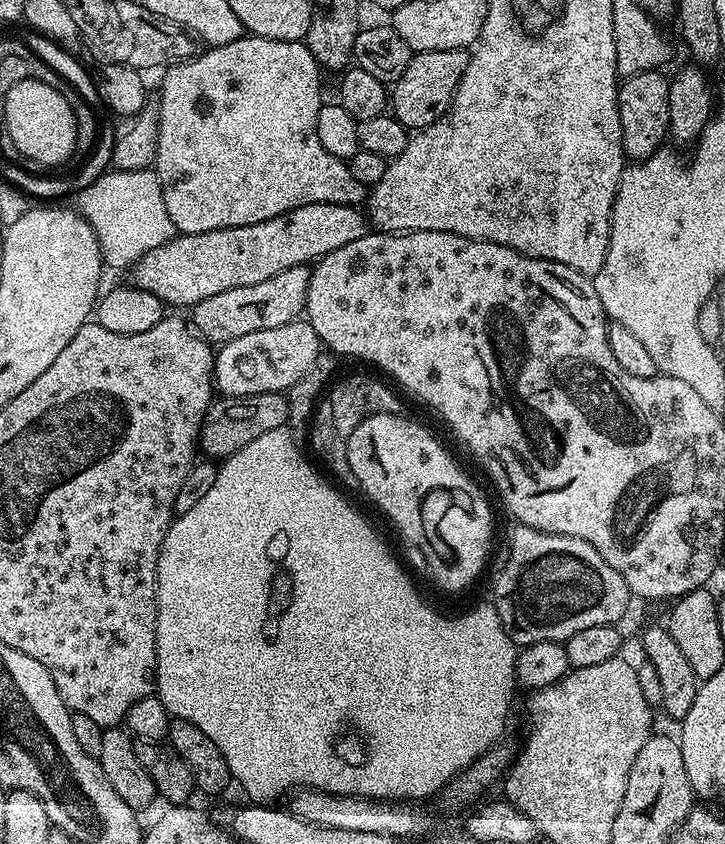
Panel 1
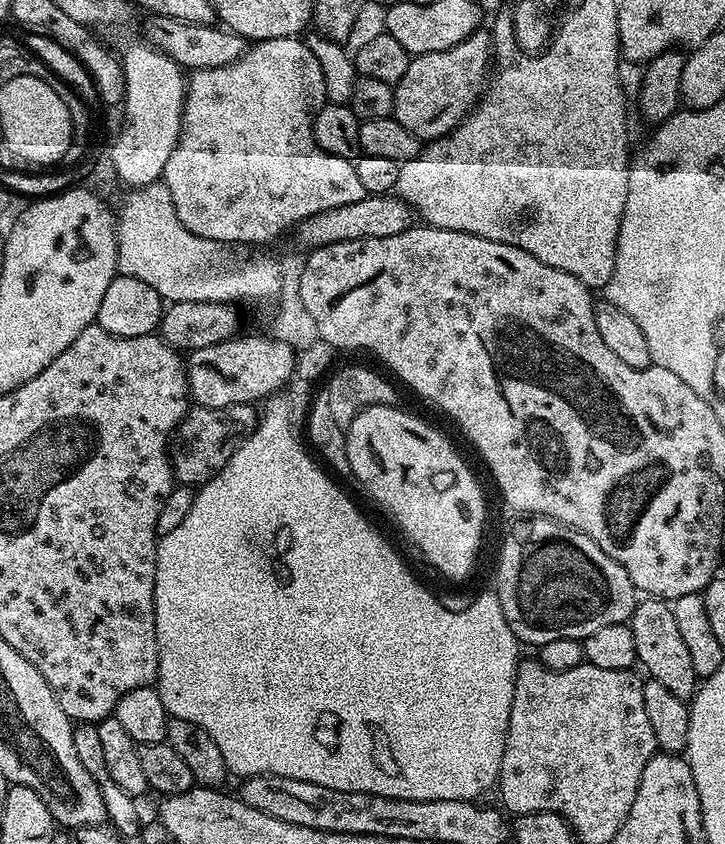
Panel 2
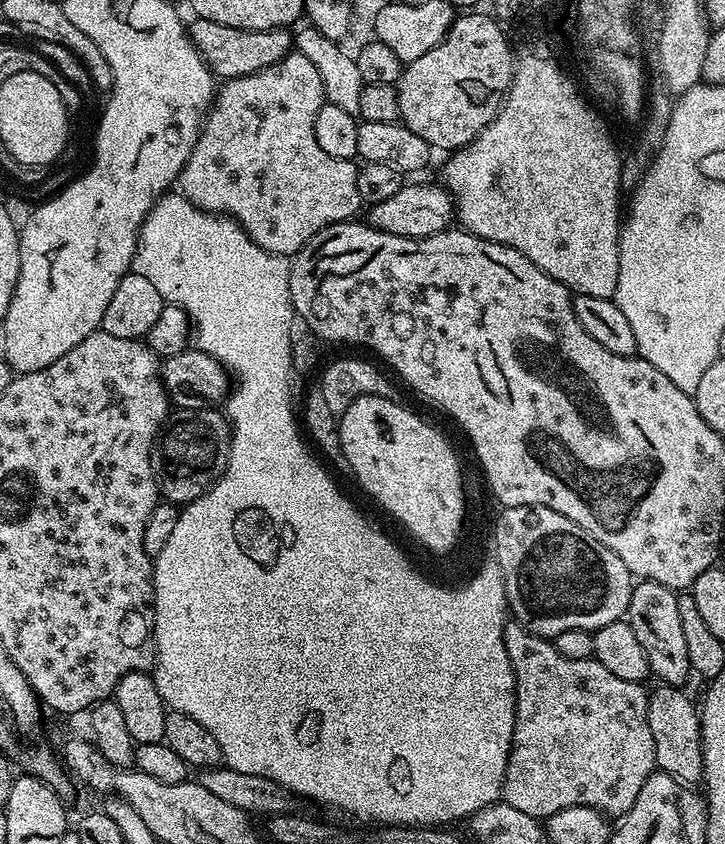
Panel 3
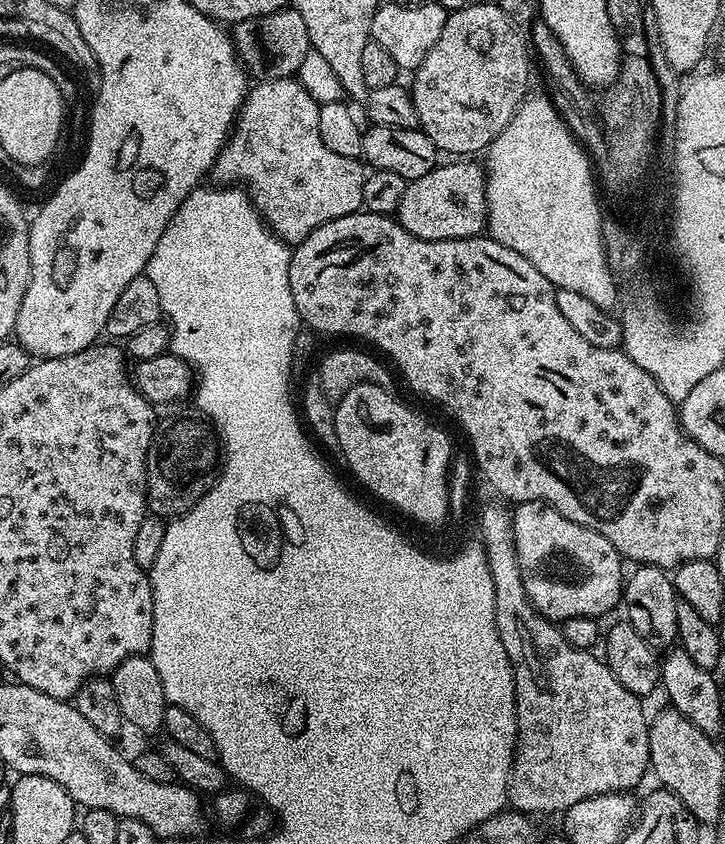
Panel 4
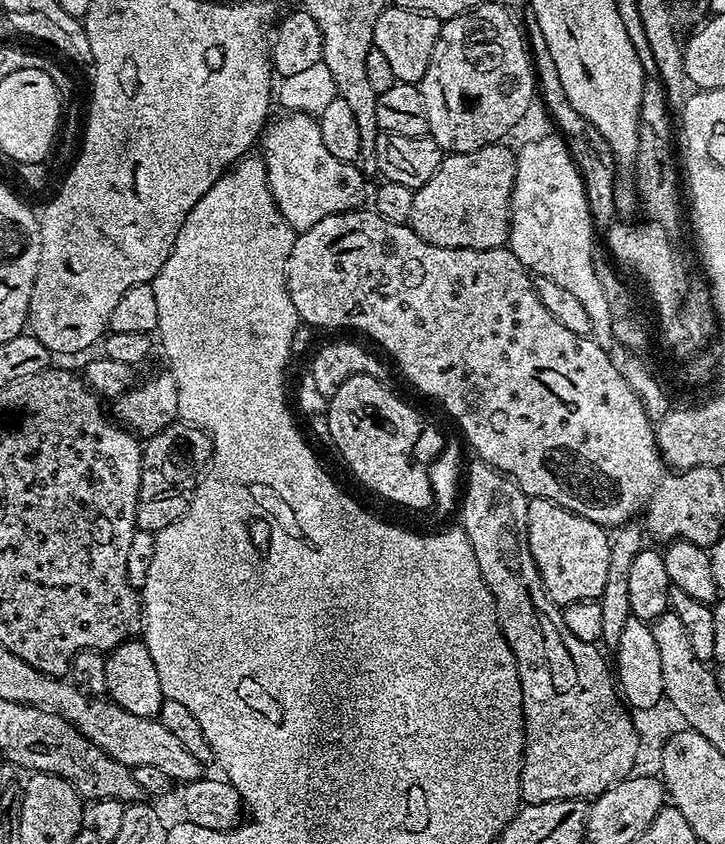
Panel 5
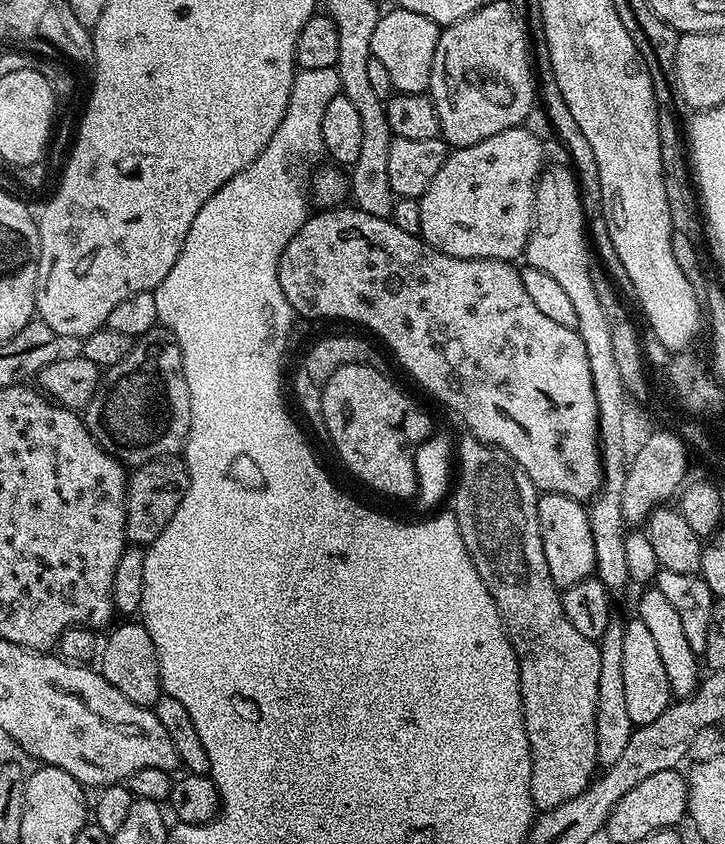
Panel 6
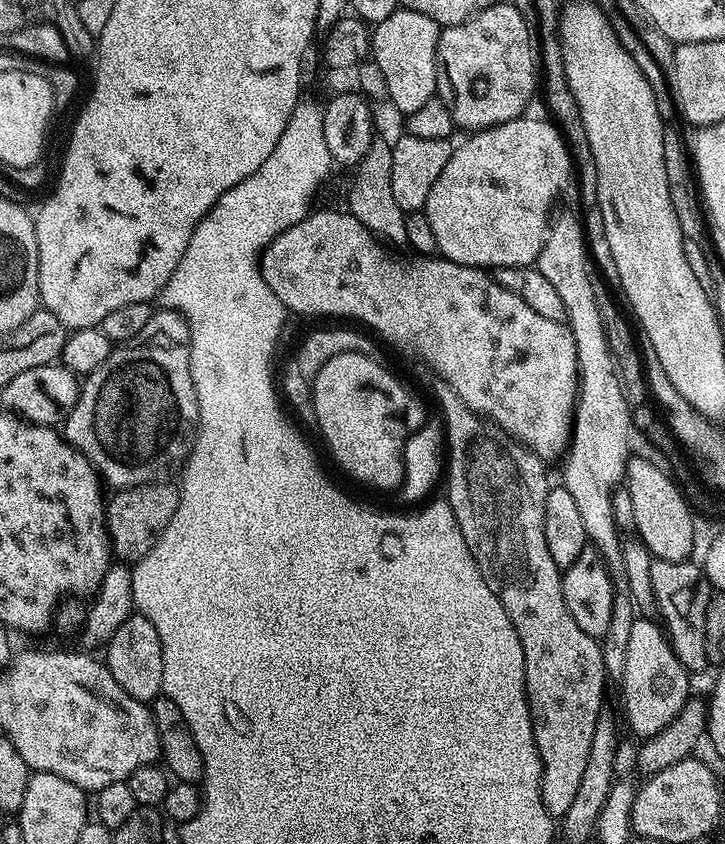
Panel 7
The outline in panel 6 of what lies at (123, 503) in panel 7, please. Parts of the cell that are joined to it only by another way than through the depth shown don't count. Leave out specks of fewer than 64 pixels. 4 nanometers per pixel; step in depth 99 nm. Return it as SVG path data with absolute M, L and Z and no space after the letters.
M165 458L153 460L151 464L141 464L128 477L128 501L126 502L127 539L136 546L152 544L166 530L166 522L174 518L174 510L182 502L188 489L188 467L183 459Z

